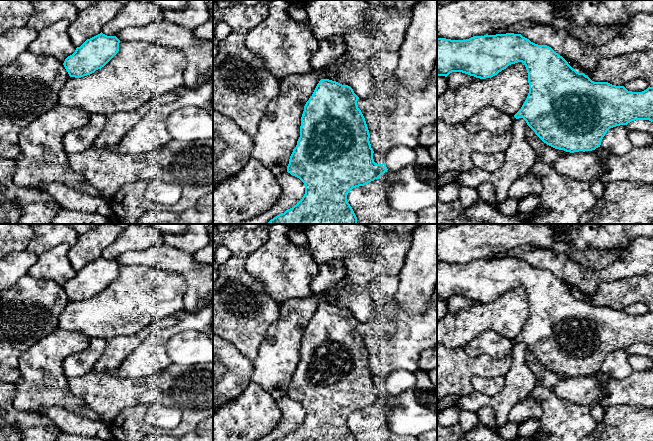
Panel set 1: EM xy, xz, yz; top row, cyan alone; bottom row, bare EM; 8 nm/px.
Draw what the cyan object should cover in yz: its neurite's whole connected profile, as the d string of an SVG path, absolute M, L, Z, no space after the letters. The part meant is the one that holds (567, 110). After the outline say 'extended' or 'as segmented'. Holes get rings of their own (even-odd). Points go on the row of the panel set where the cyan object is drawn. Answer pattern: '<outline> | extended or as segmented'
M486 34L466 40L437 38L437 76L447 77L452 72L462 72L486 79L518 62L525 65L529 83L529 93L521 109L510 116L494 107L486 107L463 124L467 131L503 134L512 129L517 119L523 118L544 143L574 153L600 147L610 128L627 125L635 120L653 122L653 87L649 86L642 92L632 92L624 86L594 82L584 73L573 69L551 47L535 44L521 34Z | extended

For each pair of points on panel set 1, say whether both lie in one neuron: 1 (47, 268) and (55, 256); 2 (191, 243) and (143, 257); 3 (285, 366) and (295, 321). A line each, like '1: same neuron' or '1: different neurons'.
1: same neuron
2: different neurons
3: same neuron

